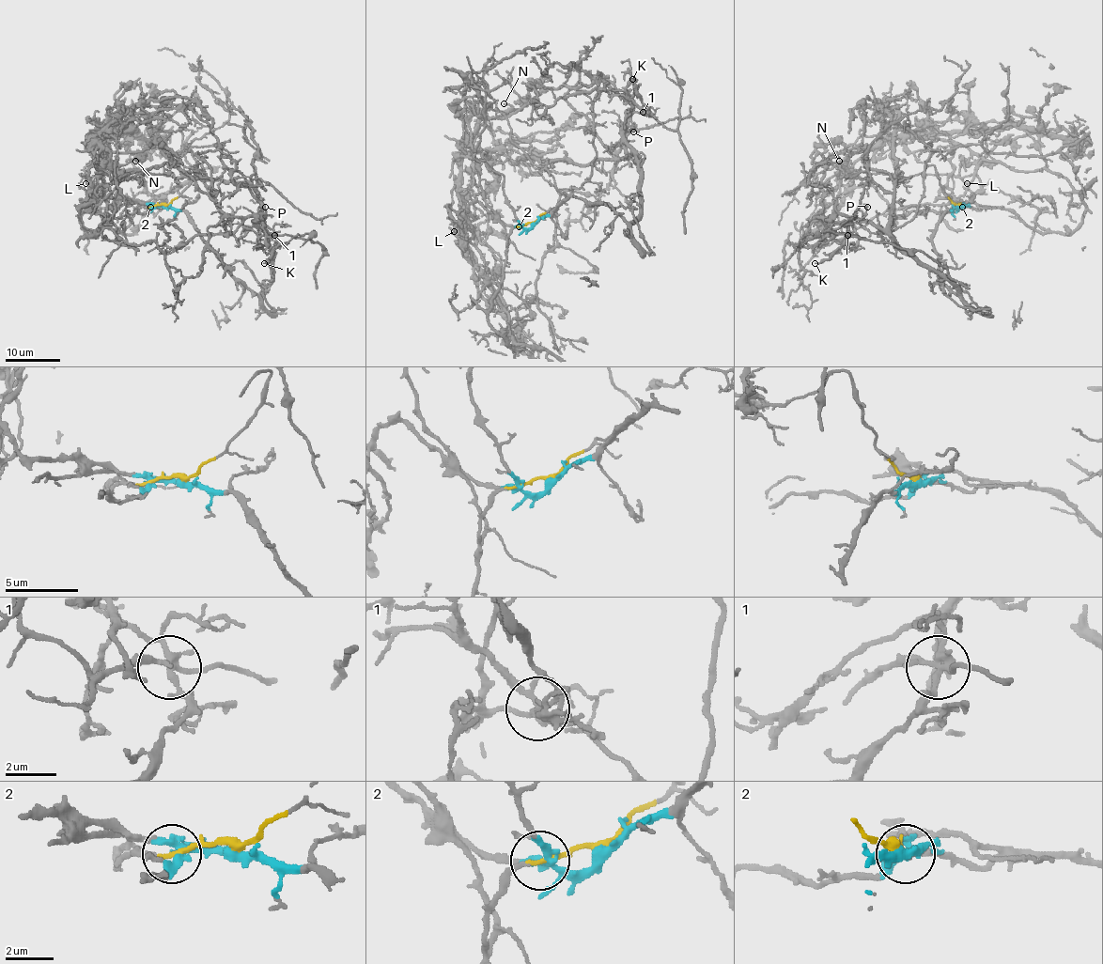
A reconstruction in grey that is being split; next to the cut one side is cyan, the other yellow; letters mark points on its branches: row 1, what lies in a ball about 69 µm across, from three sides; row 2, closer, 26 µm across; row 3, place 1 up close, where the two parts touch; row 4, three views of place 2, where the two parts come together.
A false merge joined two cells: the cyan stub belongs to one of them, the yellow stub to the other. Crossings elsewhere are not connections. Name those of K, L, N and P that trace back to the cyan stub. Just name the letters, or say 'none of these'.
K, P

